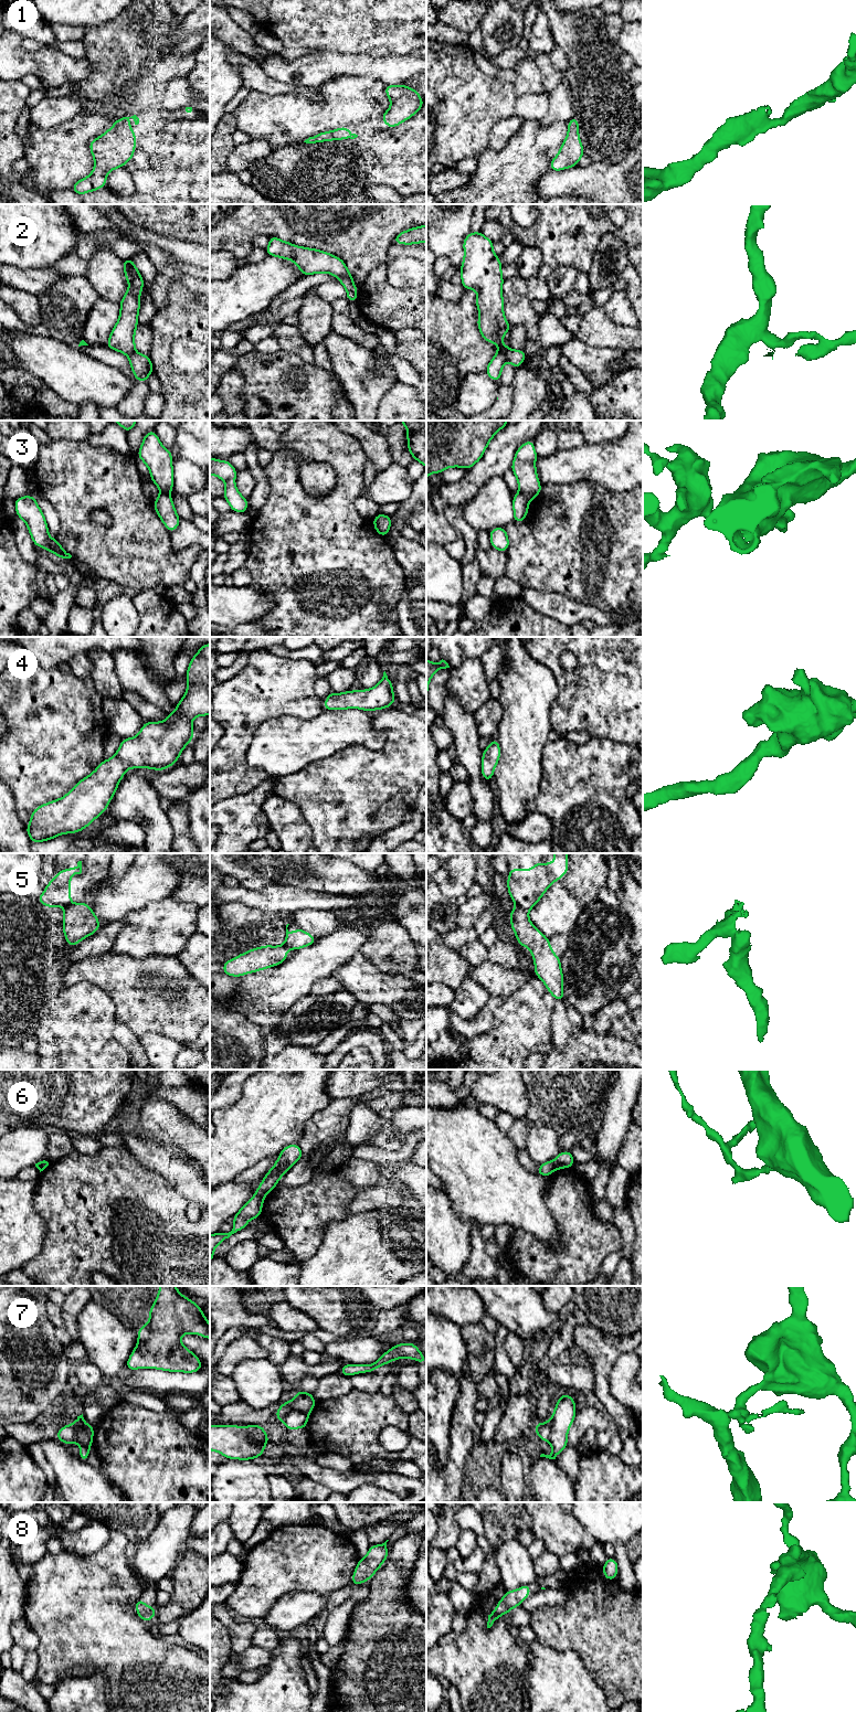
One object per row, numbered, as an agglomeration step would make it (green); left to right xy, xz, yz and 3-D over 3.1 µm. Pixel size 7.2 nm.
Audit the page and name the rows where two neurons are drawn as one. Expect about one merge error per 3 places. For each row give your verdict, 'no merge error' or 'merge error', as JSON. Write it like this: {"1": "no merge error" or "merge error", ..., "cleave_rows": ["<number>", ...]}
{"1": "no merge error", "2": "merge error", "3": "merge error", "4": "no merge error", "5": "merge error", "6": "merge error", "7": "merge error", "8": "no merge error", "cleave_rows": ["2", "3", "5", "6", "7"]}

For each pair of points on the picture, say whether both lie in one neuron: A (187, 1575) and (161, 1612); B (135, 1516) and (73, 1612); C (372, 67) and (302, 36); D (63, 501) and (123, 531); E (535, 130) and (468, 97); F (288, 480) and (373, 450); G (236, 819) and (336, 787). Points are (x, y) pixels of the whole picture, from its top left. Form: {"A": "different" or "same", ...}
{"A": "same", "B": "different", "C": "different", "D": "same", "E": "different", "F": "different", "G": "different"}

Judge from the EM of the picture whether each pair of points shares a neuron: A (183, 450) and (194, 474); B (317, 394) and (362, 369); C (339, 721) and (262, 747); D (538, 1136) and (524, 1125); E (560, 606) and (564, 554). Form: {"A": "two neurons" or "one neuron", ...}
{"A": "two neurons", "B": "two neurons", "C": "one neuron", "D": "two neurons", "E": "two neurons"}

